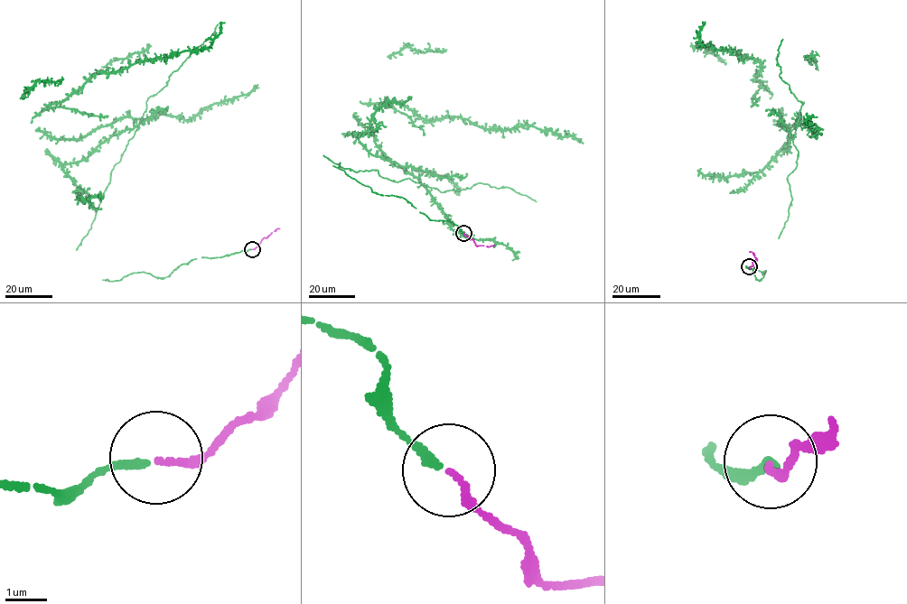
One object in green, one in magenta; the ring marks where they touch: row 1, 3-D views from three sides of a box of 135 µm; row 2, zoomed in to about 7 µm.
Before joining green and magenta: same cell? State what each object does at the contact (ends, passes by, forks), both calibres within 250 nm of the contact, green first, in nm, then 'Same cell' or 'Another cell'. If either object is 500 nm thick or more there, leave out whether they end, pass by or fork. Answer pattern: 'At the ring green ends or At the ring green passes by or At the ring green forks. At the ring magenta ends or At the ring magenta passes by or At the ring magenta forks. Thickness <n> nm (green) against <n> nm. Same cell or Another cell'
At the ring green ends. At the ring magenta ends. Thickness 200 nm (green) against 150 nm. Same cell

